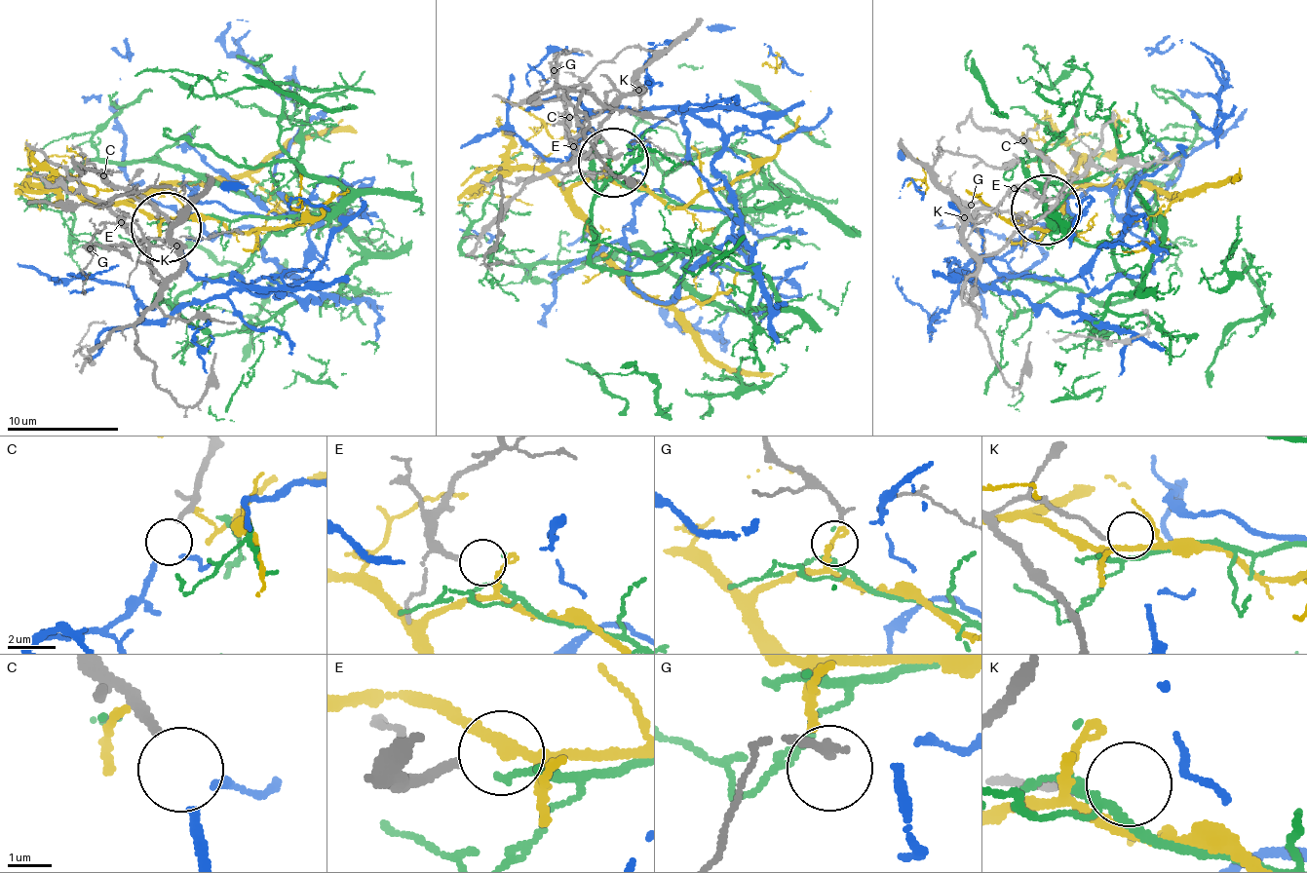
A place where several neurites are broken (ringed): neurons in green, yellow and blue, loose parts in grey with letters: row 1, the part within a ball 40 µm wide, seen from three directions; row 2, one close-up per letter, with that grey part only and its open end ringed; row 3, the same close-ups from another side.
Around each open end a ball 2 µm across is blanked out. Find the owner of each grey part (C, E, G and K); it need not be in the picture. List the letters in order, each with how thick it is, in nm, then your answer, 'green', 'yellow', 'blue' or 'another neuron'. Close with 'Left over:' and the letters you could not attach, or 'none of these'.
C: 240 nm | blue
E: 220 nm | green
G: 240 nm | yellow
K: 180 nm | another neuron
Left over: K

